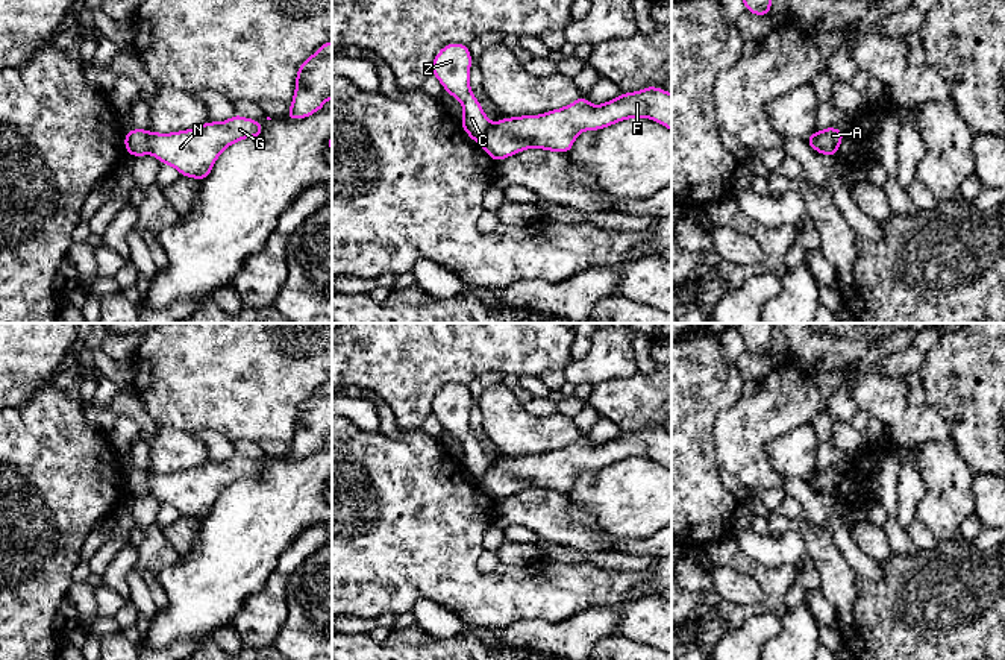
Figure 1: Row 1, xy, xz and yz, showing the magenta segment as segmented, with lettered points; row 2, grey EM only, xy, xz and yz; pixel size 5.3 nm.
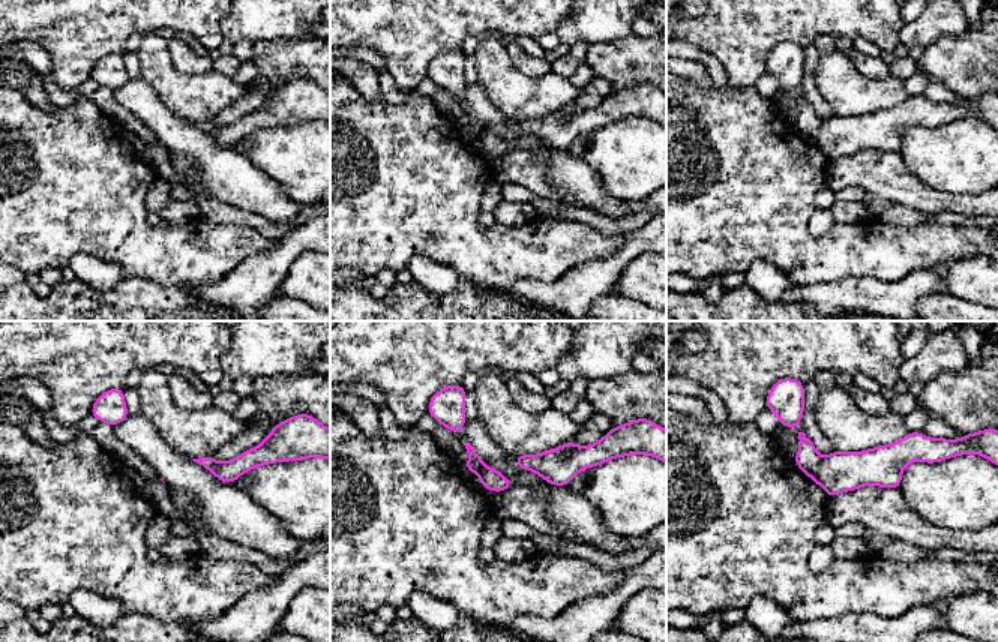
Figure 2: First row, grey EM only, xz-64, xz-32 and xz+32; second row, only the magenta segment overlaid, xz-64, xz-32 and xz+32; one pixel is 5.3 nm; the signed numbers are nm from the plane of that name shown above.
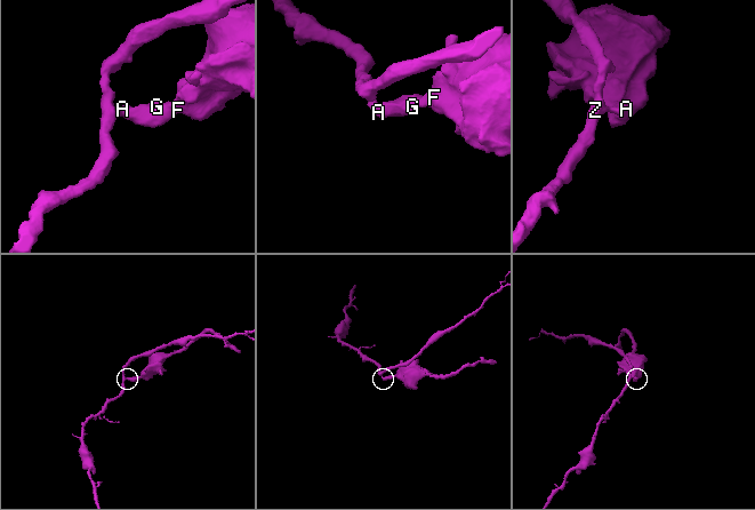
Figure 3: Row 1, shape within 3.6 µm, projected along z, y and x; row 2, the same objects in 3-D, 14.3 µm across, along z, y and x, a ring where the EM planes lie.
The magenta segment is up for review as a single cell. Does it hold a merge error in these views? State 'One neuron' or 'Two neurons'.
Two neurons

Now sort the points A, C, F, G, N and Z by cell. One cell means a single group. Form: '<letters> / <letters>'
A F G N / C Z

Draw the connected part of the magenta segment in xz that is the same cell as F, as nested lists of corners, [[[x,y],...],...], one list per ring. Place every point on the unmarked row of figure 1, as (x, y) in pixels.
[[[647,426],[599,446],[590,445],[582,435],[541,455],[506,457],[493,463],[479,486],[496,502],[531,487],[568,493],[581,470],[603,469],[635,457],[652,458],[672,470],[672,434]]]

